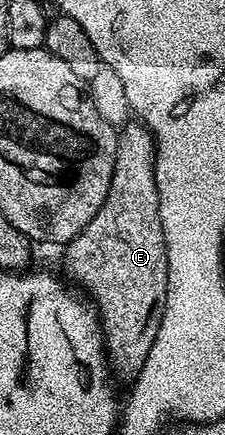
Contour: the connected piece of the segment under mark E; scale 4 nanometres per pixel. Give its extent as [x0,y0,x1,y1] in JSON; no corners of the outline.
[65,122,168,354]

